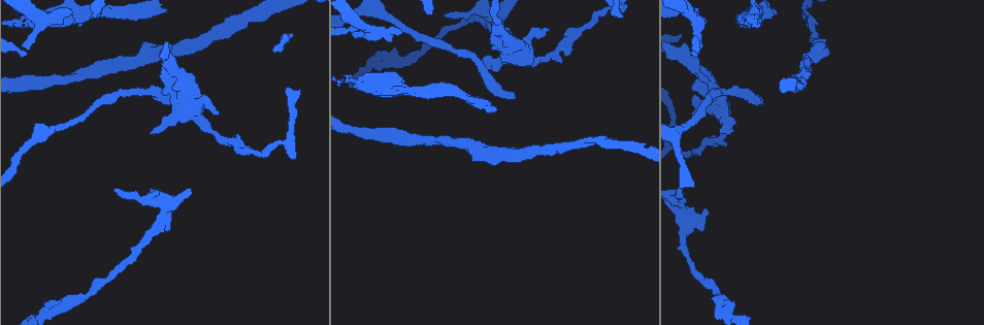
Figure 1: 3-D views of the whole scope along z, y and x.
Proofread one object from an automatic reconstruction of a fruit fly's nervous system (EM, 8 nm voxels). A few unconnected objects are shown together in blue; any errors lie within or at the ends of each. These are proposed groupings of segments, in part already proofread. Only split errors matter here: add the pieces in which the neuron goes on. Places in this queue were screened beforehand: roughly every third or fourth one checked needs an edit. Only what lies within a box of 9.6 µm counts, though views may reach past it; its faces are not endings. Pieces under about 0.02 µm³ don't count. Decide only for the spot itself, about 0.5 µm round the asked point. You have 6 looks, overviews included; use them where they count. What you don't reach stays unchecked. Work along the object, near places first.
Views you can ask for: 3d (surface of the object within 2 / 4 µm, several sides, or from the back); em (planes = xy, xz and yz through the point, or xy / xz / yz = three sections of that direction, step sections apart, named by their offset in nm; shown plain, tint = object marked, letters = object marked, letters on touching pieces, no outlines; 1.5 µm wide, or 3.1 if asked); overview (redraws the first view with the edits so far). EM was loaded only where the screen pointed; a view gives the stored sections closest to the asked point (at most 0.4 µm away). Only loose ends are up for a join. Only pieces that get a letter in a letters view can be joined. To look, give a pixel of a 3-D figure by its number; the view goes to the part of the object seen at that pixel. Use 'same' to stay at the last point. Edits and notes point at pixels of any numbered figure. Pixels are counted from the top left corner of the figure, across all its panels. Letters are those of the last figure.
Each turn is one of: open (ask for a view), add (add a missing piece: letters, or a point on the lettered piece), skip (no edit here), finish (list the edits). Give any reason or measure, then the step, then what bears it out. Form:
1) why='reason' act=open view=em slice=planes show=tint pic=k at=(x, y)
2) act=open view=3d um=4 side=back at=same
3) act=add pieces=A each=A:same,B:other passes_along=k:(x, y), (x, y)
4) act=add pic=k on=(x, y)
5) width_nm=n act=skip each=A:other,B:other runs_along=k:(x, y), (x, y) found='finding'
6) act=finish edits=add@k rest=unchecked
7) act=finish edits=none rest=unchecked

why='thick end' act=open view=em slice=planes show=tint pic=1 at=(169, 230)

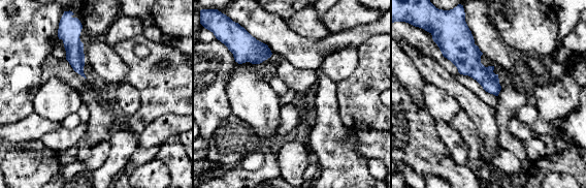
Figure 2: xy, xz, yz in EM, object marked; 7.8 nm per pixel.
why='see the neighbours' act=open view=em slice=planes show=letters at=same

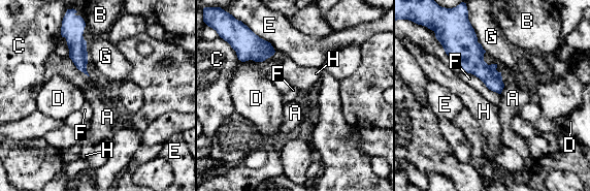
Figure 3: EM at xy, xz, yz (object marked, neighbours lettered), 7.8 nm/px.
act=skip each=A:other,B:other,C:other,D:other,E:other,F:other,G:other,H:other border=3:(462, 70), (474, 74), (499, 94) found='no lettered piece goes on from it'

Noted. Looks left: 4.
why='free end' act=open view=3d um=4 pic=1 at=(401, 32)

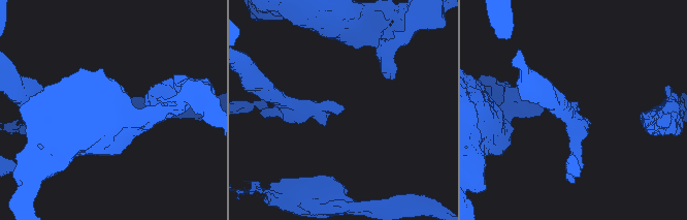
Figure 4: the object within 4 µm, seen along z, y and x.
why='shape alone is not enough' act=open view=em slice=yz step=8 show=letters pic=4 at=(574, 105)

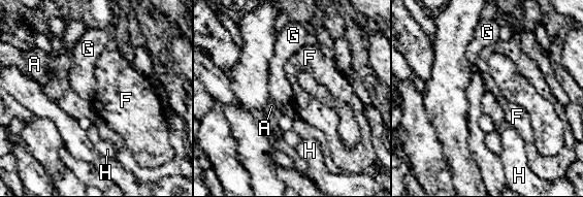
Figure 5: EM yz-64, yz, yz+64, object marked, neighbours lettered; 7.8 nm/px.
why='cut it another way' act=open view=em slice=planes show=letters at=same

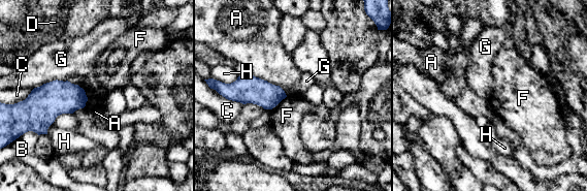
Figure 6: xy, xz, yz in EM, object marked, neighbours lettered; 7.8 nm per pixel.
act=skip each=A:other,B:other,C:other,D:other,F:other,G:other,H:other border=6:(67, 80), (53, 80), (34, 88) found='no lettered piece goes on from it'

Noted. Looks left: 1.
act=finish edits=none rest=unchecked

